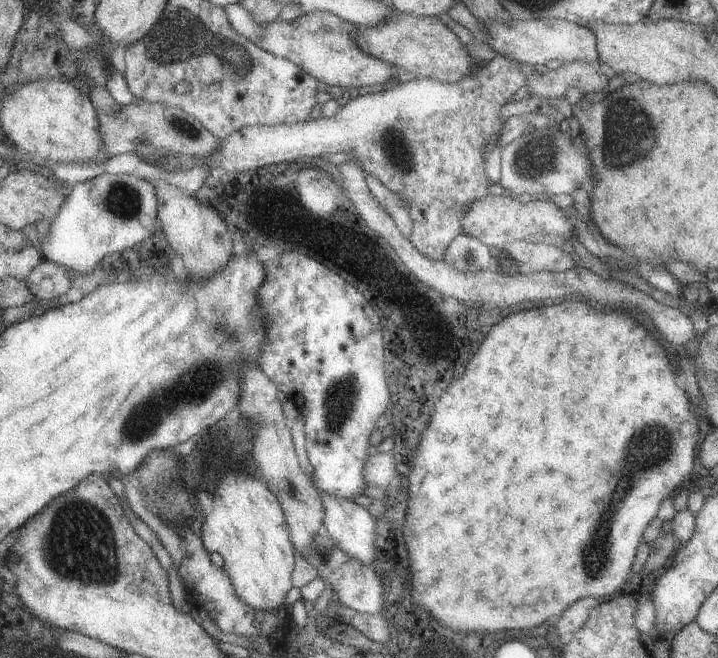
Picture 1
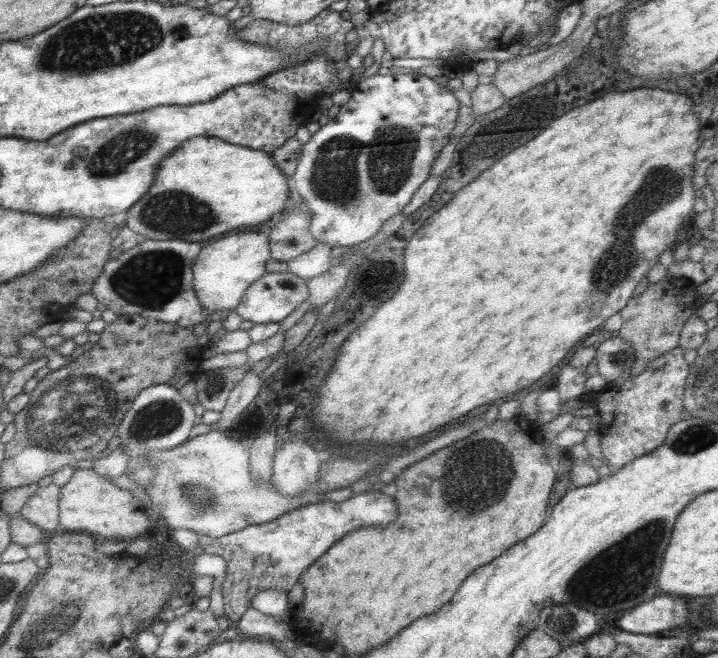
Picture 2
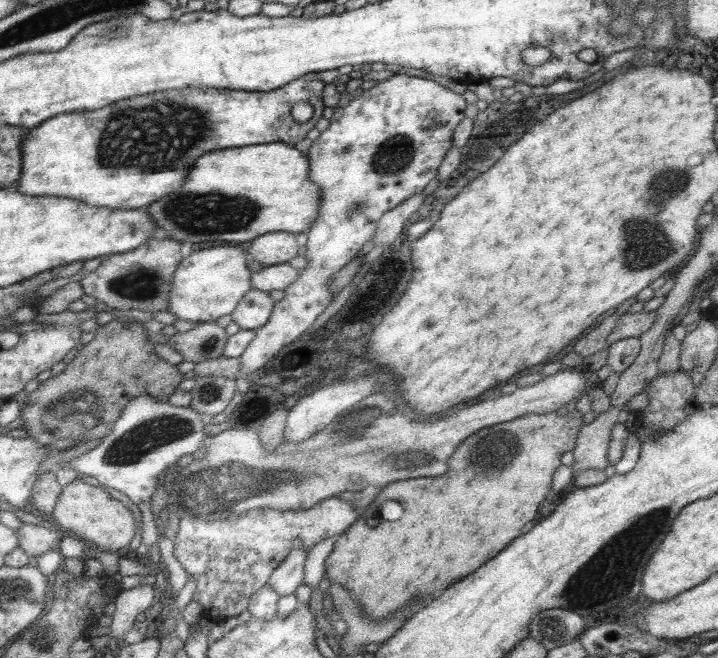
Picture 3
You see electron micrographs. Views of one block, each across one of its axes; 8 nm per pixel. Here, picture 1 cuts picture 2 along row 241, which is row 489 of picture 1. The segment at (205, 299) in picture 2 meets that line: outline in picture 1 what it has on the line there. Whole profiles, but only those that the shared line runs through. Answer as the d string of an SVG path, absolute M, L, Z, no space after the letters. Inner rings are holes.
M238 463L235 465L236 472L229 470L213 494L209 494L201 542L207 552L221 556L235 594L247 606L261 612L284 609L285 594L292 587L295 554L283 511L275 495L259 481L255 472L247 472L243 466L240 472Z

